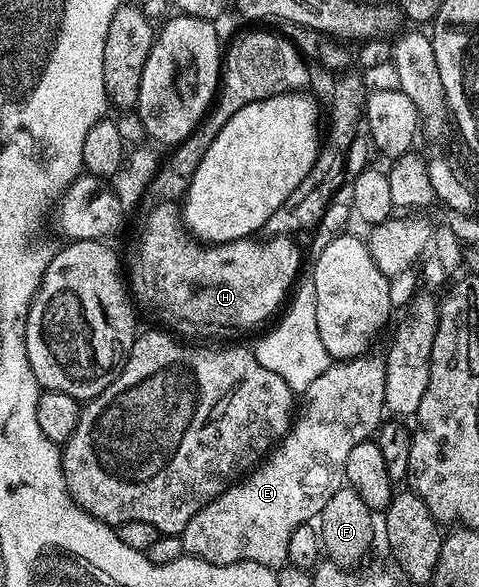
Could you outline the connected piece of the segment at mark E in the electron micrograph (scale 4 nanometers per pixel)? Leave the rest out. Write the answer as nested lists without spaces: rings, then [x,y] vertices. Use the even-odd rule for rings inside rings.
[[[366,352],[357,358],[346,358],[344,360],[334,361],[323,372],[323,376],[319,376],[311,385],[303,392],[305,403],[300,403],[299,413],[294,417],[289,431],[286,432],[284,438],[273,447],[271,453],[260,464],[253,467],[248,474],[244,475],[240,480],[226,488],[215,500],[211,500],[211,504],[204,506],[199,513],[191,516],[191,520],[187,524],[187,528],[180,534],[181,543],[185,549],[185,554],[202,558],[205,562],[210,562],[216,566],[226,566],[227,564],[235,564],[236,562],[254,562],[255,564],[263,564],[270,568],[280,568],[288,563],[287,544],[291,540],[291,532],[295,532],[295,528],[299,528],[299,524],[304,522],[313,522],[322,512],[327,504],[327,500],[331,500],[331,496],[335,496],[335,492],[339,492],[341,487],[346,485],[345,473],[347,472],[347,456],[351,452],[351,448],[355,448],[355,444],[363,444],[370,441],[376,435],[379,427],[382,425],[383,419],[386,417],[385,409],[385,363],[384,357],[376,358],[373,352]]]

